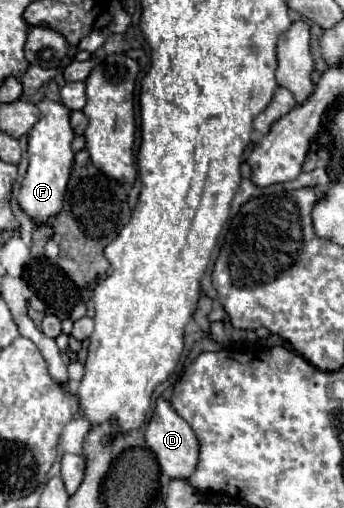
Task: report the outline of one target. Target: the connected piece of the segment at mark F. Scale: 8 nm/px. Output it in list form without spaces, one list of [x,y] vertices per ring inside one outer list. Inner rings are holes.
[[[42,100],[38,104],[40,120],[28,132],[28,172],[20,184],[18,204],[32,218],[36,226],[48,224],[64,206],[66,184],[70,178],[70,170],[74,166],[72,140],[74,132],[70,128],[70,110],[60,102]]]

